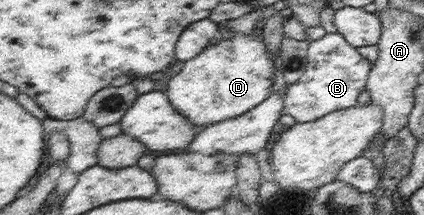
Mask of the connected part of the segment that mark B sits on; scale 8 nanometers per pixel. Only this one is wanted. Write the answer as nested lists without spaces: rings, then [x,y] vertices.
[[[338,32],[336,33],[326,33],[322,38],[310,41],[309,42],[309,47],[307,48],[307,65],[304,71],[304,74],[294,83],[290,84],[287,88],[287,91],[285,92],[284,96],[284,113],[293,116],[294,119],[296,119],[296,123],[306,123],[310,121],[316,121],[328,114],[337,112],[337,111],[342,111],[344,109],[348,109],[351,107],[356,106],[358,104],[358,97],[362,92],[365,90],[365,86],[367,83],[367,78],[369,75],[371,69],[371,62],[364,56],[362,56],[357,48],[354,48],[353,46],[350,46],[348,42],[346,42],[346,39]]]

